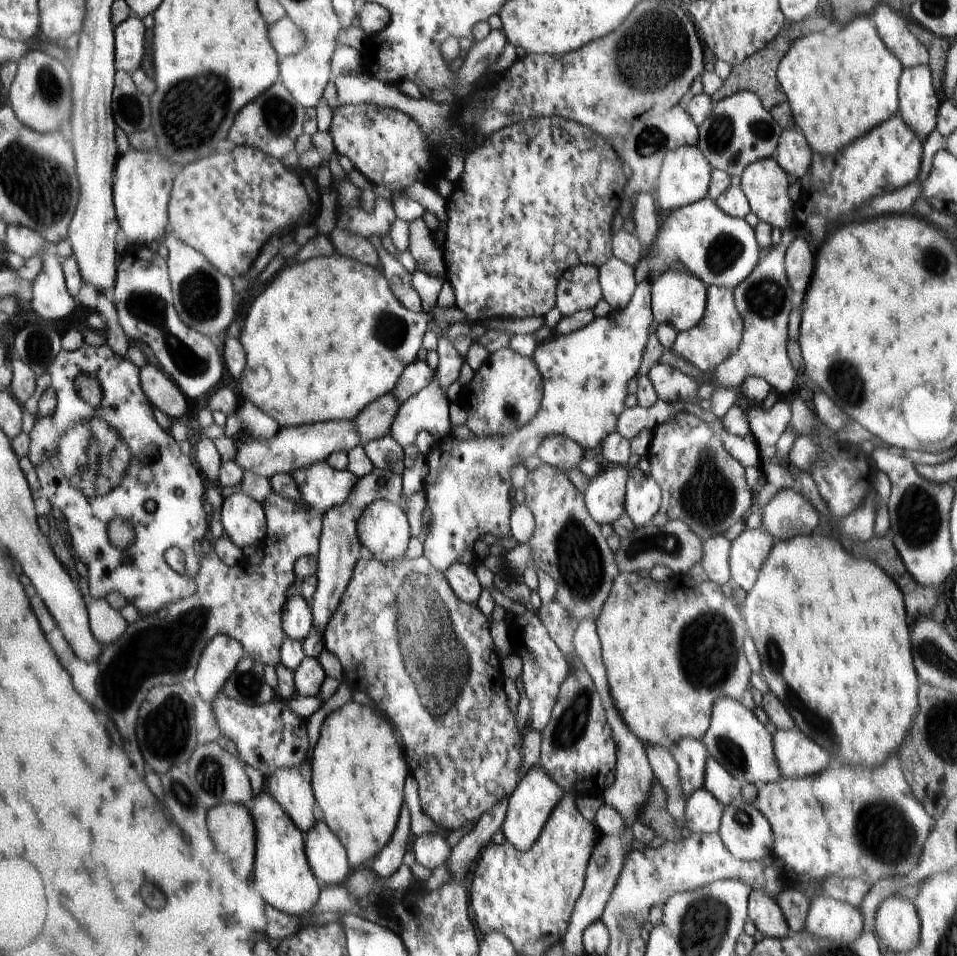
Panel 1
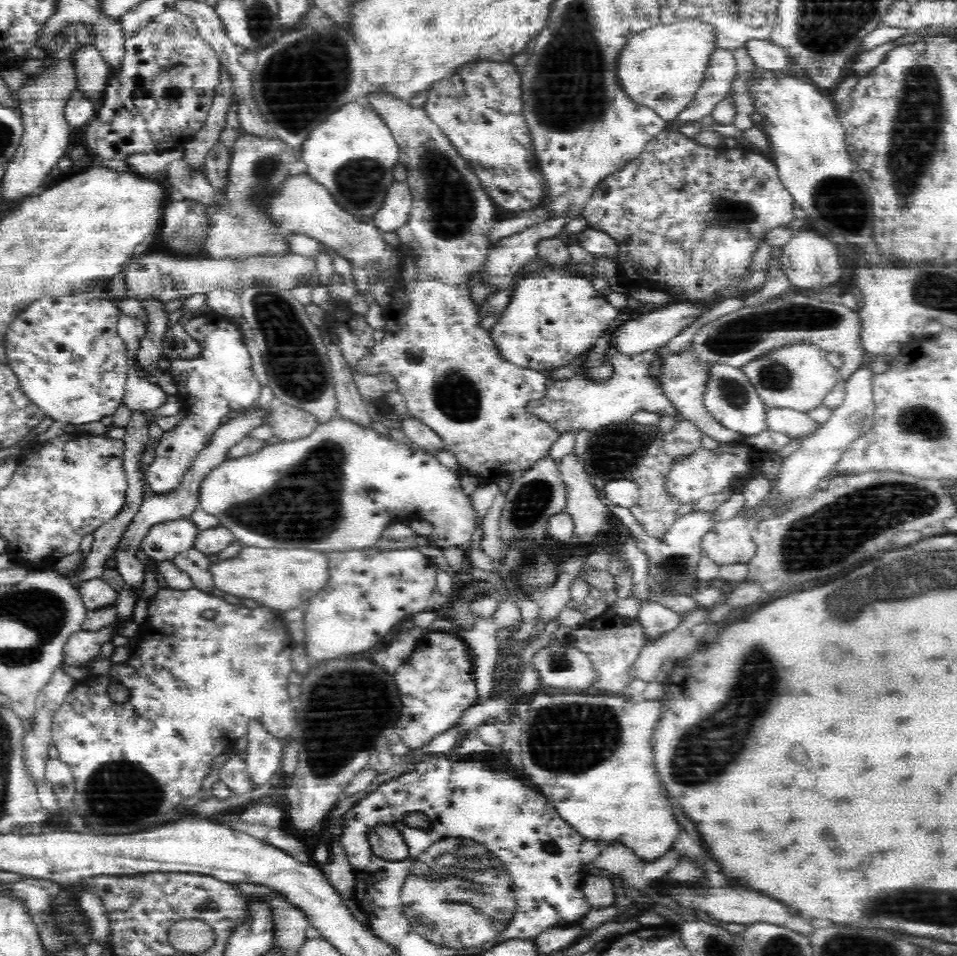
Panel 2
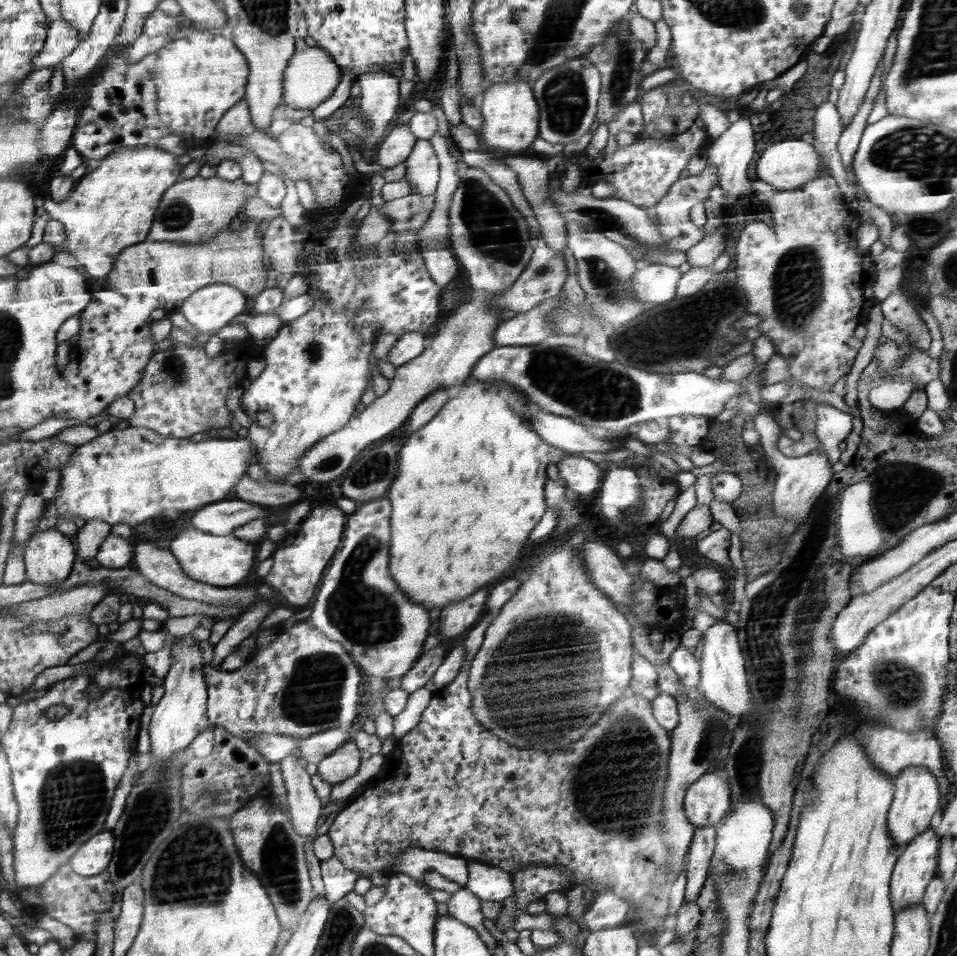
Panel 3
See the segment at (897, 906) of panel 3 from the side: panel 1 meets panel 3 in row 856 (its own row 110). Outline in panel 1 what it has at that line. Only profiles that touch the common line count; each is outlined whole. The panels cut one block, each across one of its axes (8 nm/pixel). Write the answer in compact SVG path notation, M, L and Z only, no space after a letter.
M929 65L910 67L901 74L899 113L923 141L934 132L936 114L940 114L936 91Z

